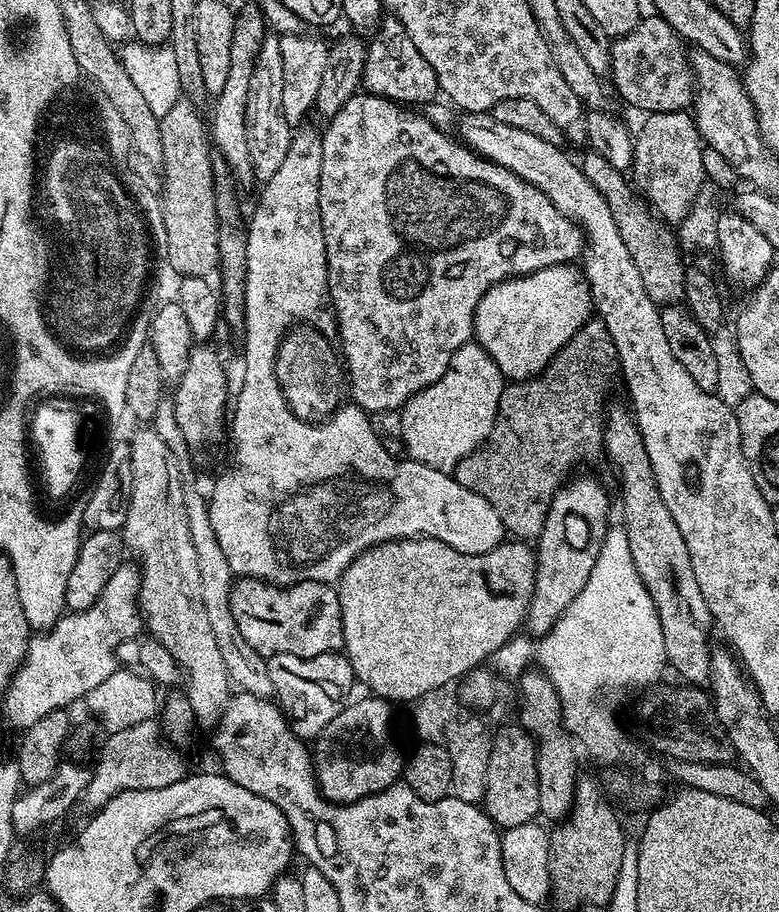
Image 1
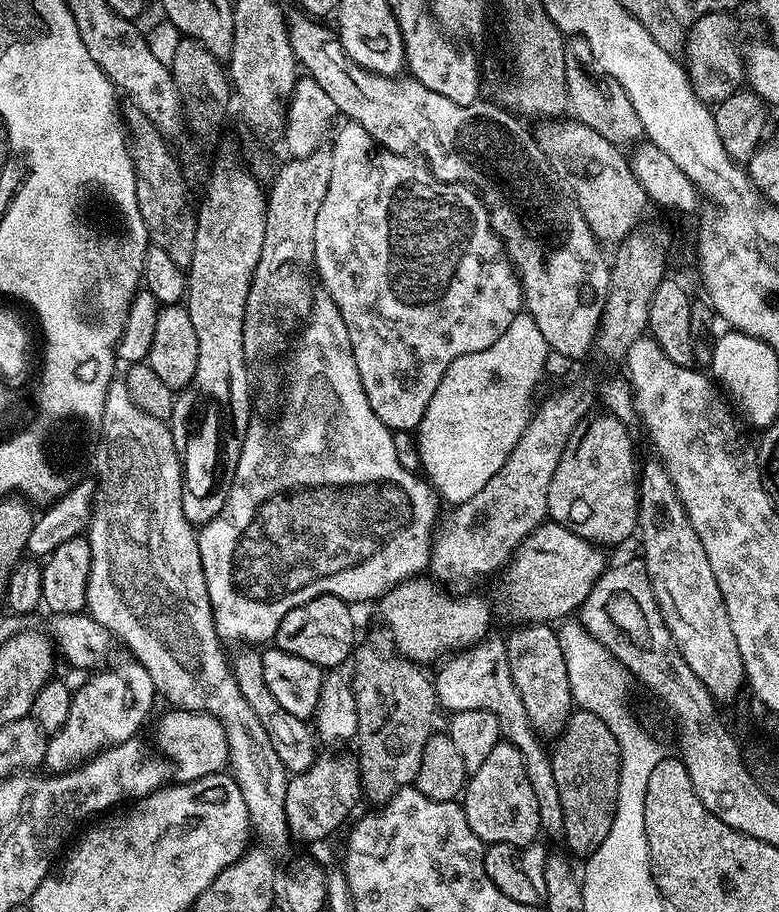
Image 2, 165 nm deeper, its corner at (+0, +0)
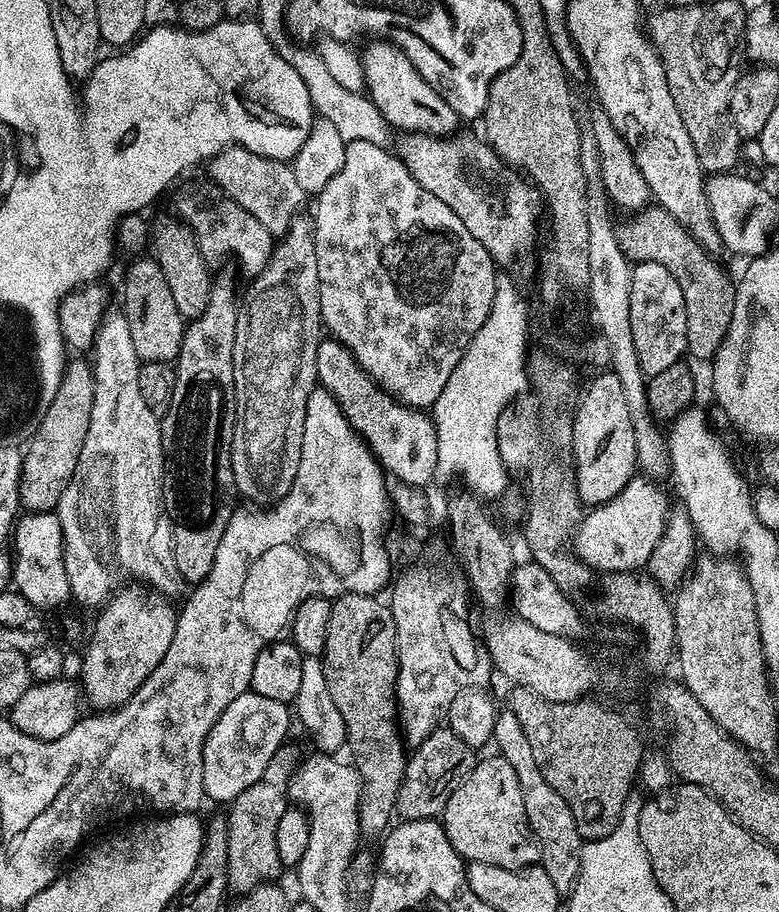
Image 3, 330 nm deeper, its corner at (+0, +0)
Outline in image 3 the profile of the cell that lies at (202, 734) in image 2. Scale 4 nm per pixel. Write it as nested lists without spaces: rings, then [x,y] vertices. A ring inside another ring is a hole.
[[[251,690],[234,698],[234,702],[222,710],[202,750],[204,795],[209,801],[234,801],[246,786],[254,786],[254,782],[262,778],[262,770],[266,770],[270,758],[274,758],[280,745],[285,743],[288,716],[290,720],[290,708],[285,701],[266,698]]]

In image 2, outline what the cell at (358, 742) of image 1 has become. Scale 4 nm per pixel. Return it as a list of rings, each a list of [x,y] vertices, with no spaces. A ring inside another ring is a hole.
[[[321,755],[305,772],[295,773],[286,786],[284,809],[289,837],[301,840],[304,846],[329,839],[361,796],[359,763],[353,757]]]

